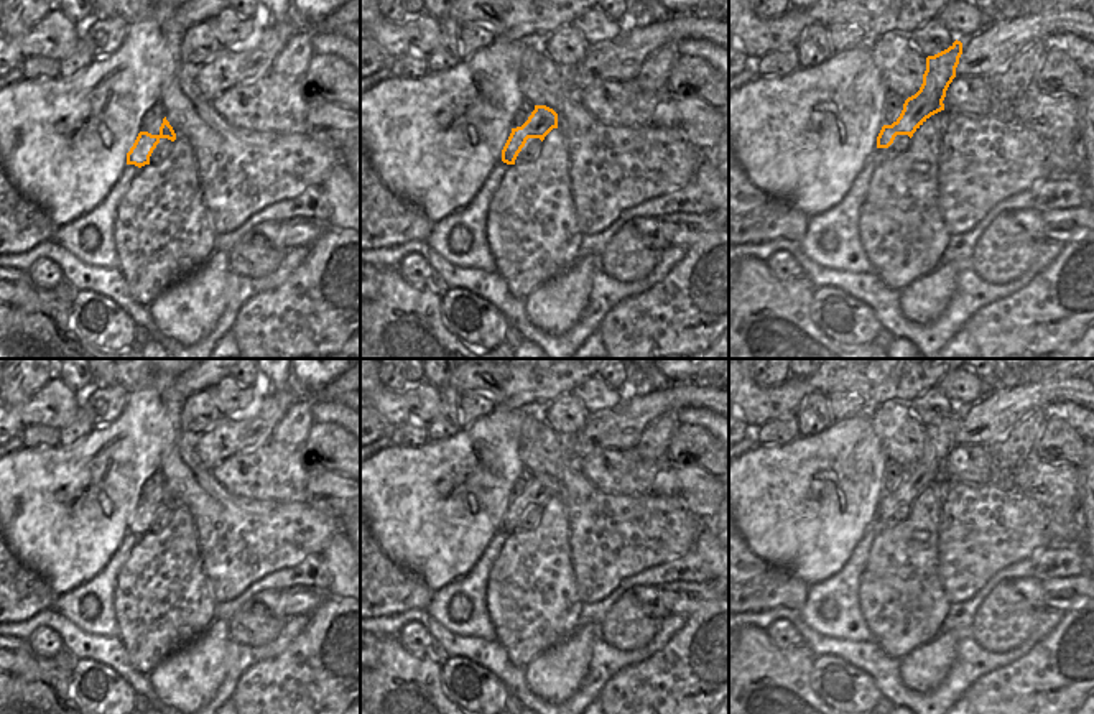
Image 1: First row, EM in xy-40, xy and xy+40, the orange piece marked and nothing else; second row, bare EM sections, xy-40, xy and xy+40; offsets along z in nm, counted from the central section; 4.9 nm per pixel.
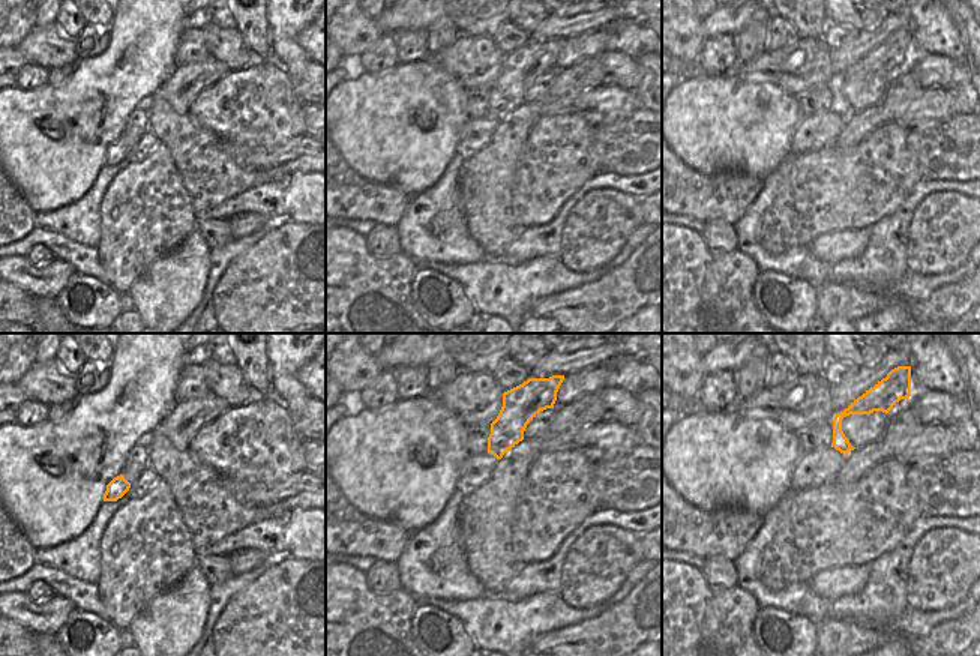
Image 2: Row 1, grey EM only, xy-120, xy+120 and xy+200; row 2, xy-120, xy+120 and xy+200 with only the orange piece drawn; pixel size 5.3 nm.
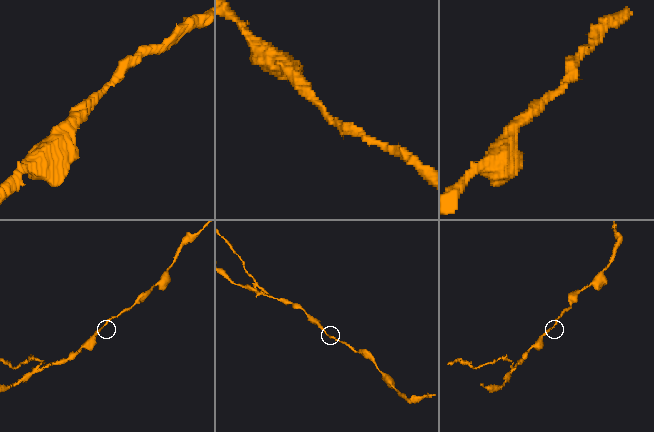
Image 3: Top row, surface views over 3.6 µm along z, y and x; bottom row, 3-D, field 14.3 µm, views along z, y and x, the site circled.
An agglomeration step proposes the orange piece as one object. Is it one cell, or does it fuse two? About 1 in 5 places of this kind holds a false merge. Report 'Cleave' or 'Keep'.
Keep.

